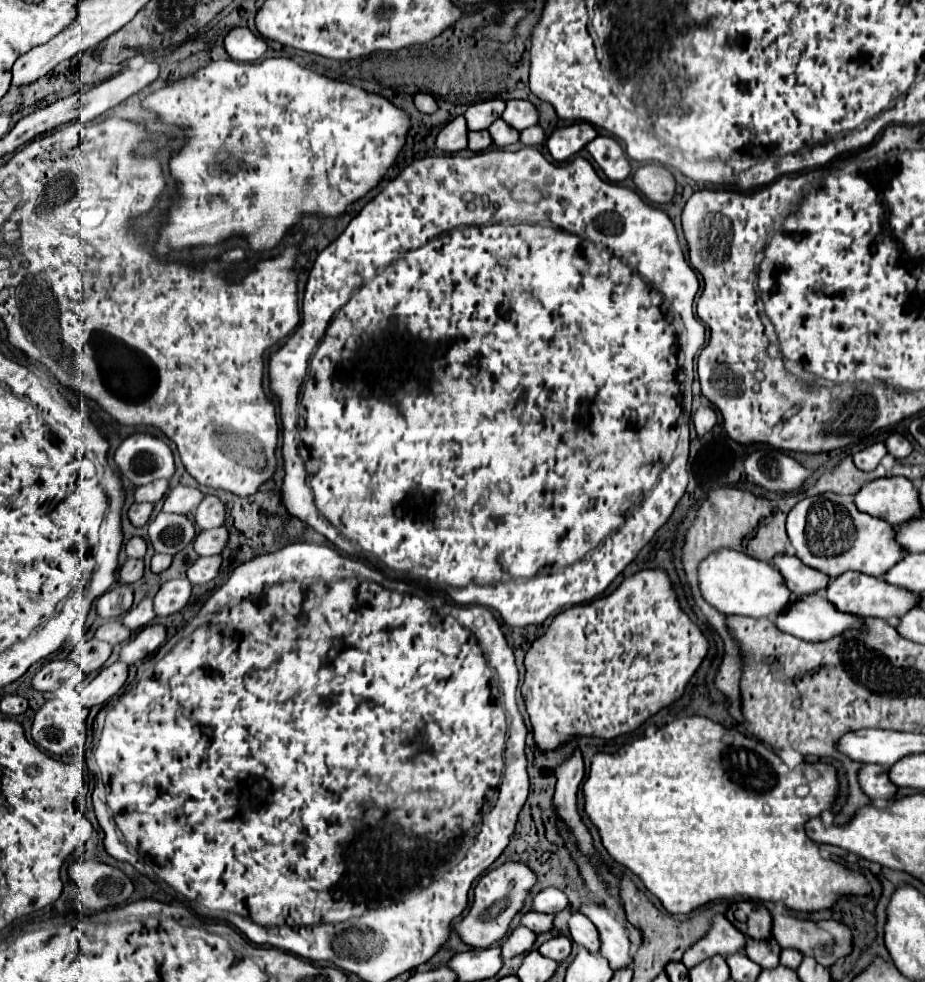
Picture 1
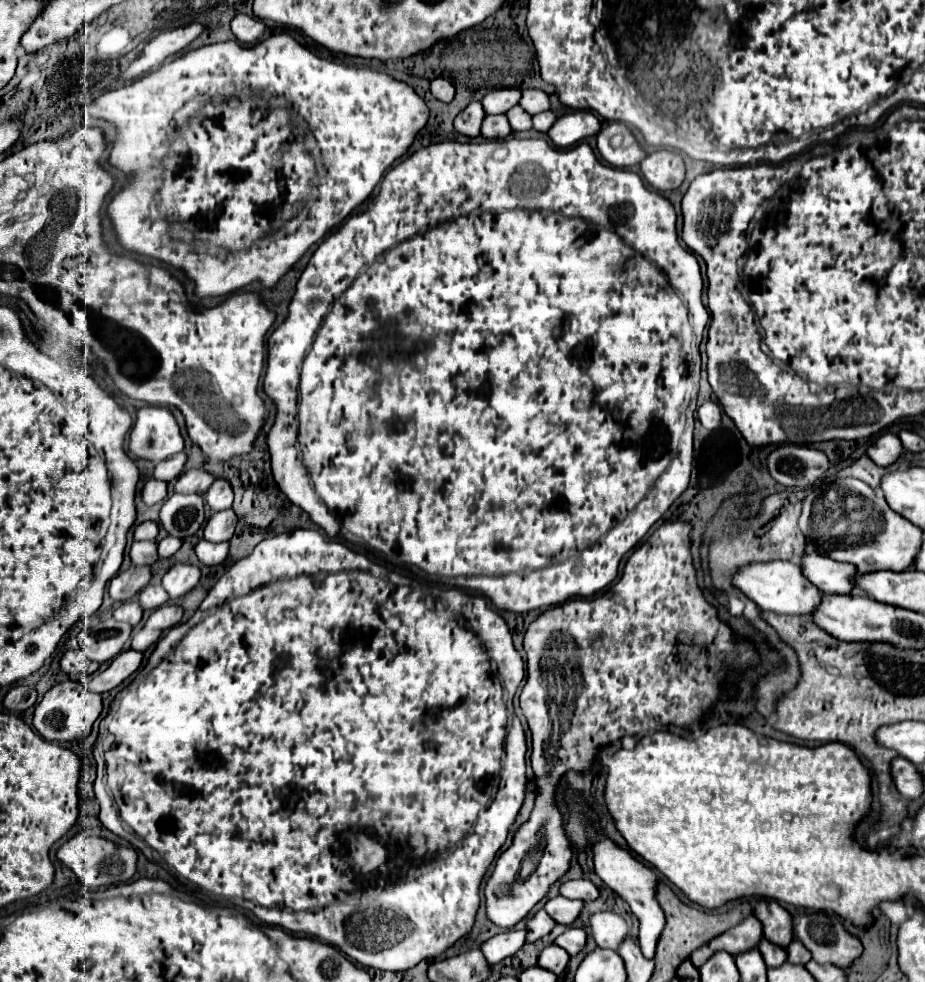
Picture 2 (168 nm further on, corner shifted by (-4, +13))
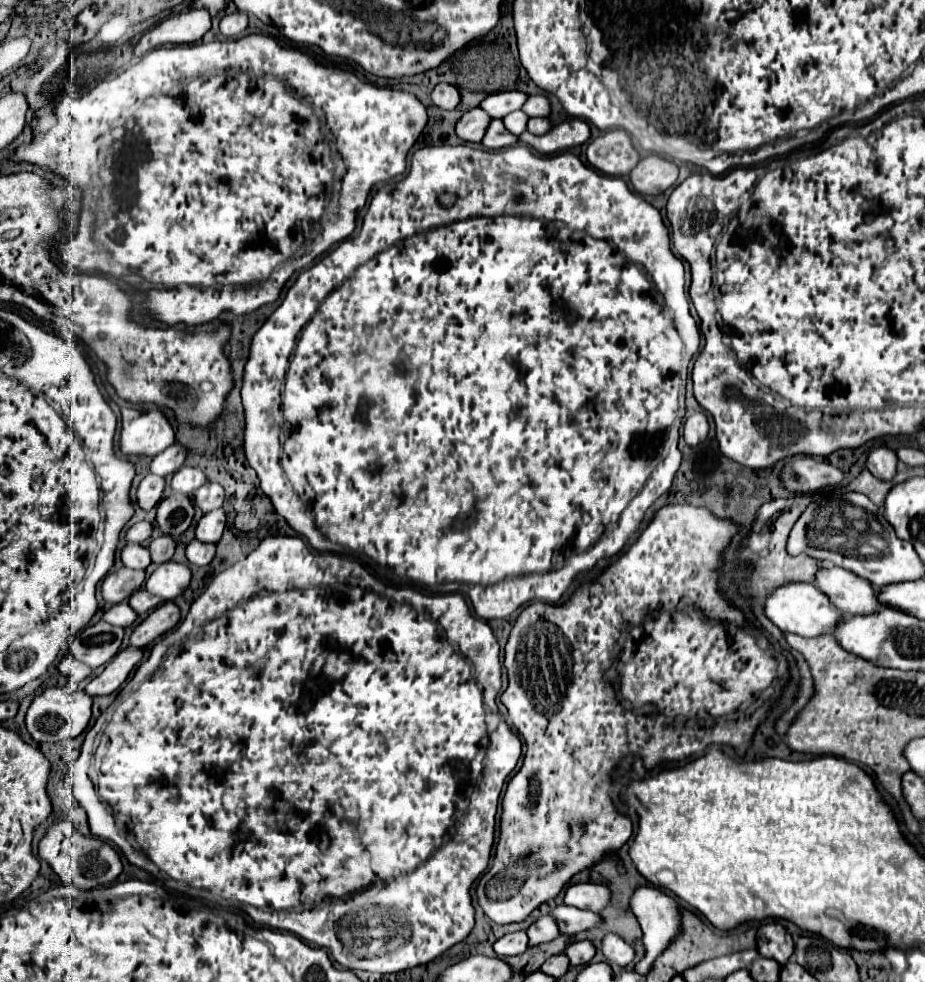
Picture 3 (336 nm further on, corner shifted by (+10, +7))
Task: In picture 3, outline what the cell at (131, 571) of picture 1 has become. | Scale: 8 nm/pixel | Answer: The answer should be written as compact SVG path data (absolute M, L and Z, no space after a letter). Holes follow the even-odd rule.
M126 544L122 548L122 562L126 568L148 568L150 564L150 554L142 544Z

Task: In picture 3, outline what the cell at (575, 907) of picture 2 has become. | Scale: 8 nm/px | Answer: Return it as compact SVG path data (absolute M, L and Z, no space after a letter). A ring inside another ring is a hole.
M566 904L556 906L550 912L550 916L556 920L560 932L568 934L568 936L574 936L580 930L588 930L588 928L594 928L594 926L600 924L598 914L586 912L586 910L580 910L580 908L572 908L572 906L566 906Z

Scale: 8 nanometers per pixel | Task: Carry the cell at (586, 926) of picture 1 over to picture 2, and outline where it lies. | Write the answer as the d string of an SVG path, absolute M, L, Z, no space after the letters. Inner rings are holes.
M614 912L592 914L590 926L592 926L592 934L594 934L594 940L598 942L598 946L610 948L610 950L618 950L620 944L624 942L624 936L628 936L628 932L630 932L628 922Z

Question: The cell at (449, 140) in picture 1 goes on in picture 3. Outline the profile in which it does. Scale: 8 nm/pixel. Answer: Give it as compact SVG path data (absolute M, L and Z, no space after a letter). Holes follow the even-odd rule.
M472 108L464 112L464 116L456 124L456 134L458 138L466 142L480 142L486 126L490 124L490 116L482 108Z

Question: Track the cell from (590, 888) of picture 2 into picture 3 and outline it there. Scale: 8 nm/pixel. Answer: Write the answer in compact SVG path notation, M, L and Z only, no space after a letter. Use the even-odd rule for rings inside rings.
M590 882L570 886L564 896L564 904L590 912L600 912L608 900L610 900L610 890L602 884L590 884Z

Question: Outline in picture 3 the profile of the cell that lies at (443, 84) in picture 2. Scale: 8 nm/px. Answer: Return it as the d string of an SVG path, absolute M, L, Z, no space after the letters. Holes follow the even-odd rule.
M438 84L432 94L430 94L434 106L442 108L442 110L454 110L460 102L460 94L458 94L458 88L456 86L450 86L450 84Z

